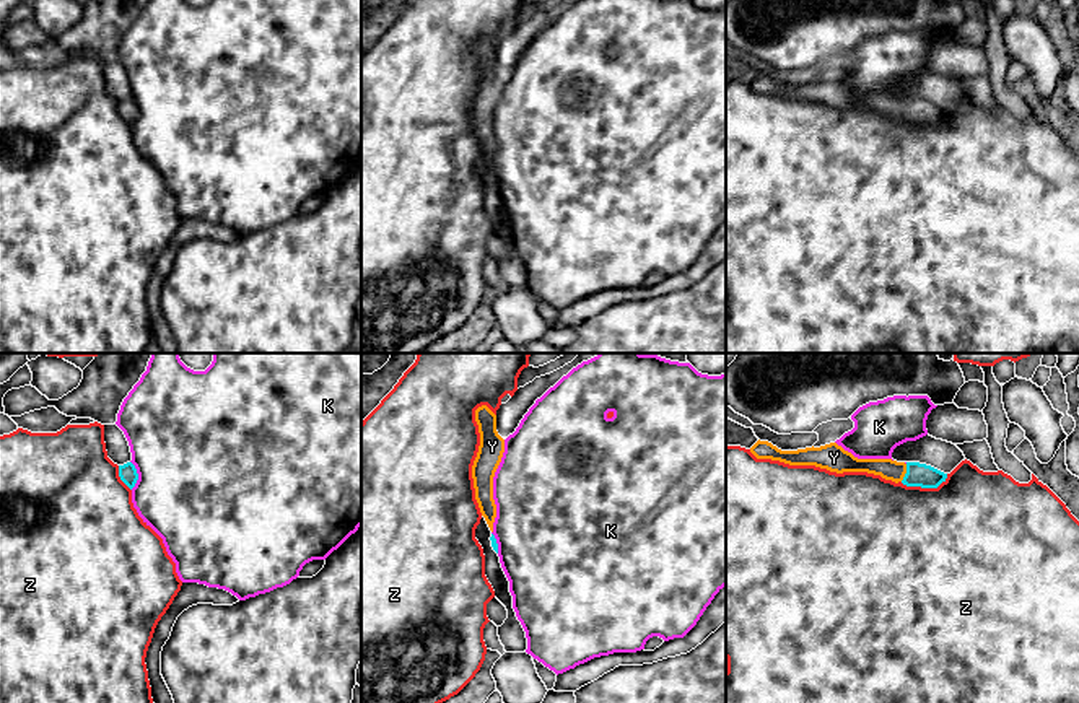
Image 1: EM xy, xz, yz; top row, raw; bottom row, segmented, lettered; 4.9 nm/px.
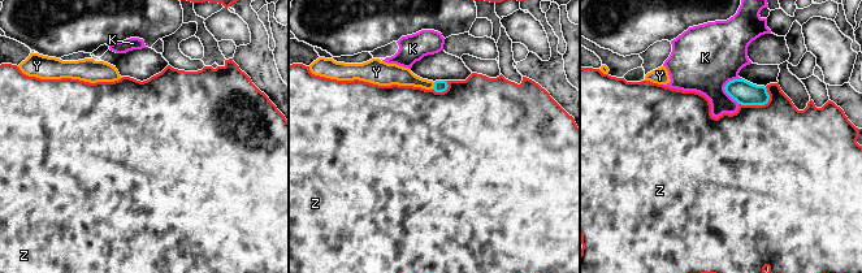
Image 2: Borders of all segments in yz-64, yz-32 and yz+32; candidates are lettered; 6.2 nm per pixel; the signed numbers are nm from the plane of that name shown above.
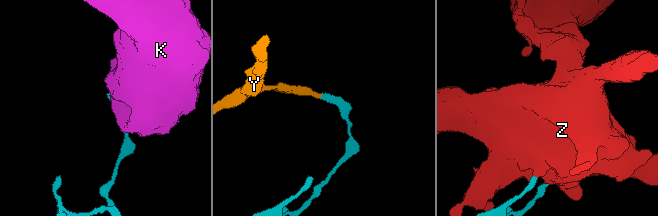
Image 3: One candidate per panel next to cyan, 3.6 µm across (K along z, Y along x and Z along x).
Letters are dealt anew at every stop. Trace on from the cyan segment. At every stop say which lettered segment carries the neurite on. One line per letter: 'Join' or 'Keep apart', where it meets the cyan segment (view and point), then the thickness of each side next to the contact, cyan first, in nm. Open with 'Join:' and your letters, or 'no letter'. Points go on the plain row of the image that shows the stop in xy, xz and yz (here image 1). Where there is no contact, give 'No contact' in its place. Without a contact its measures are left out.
Join: Y
K: Keep apart. Touches cyan at xy (137, 111). Thickness 90 nm (cyan) against 500 nm
Y: Join. Touches cyan at yz (907, 108). Thickness 120 nm (cyan) against 100 nm
Z: Keep apart. Touches cyan at yz (925, 122). Thickness 120 nm (cyan) against 500 nm

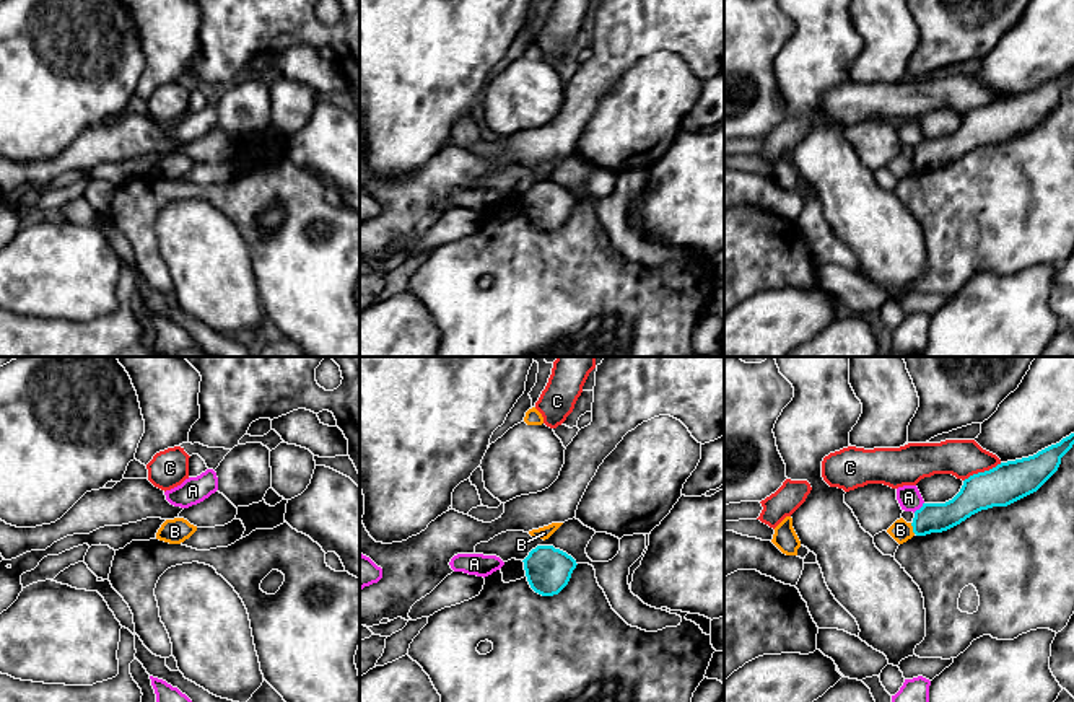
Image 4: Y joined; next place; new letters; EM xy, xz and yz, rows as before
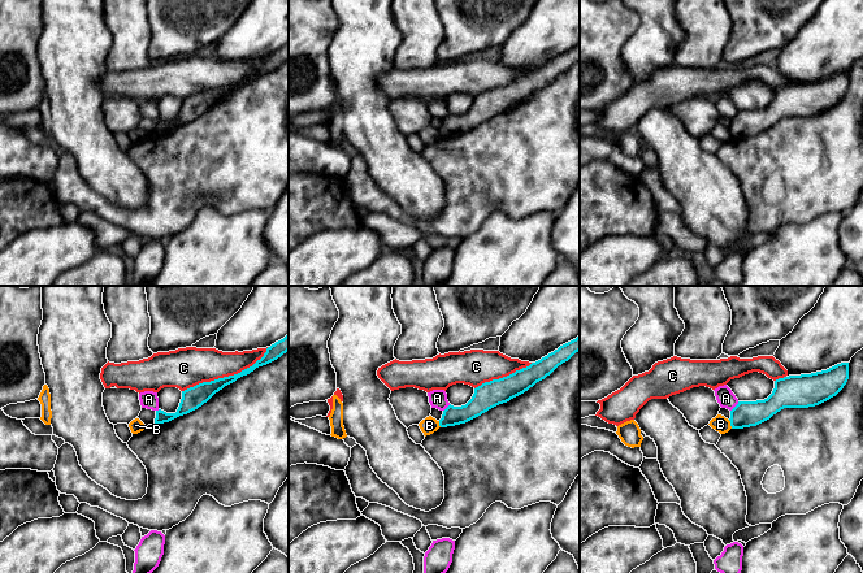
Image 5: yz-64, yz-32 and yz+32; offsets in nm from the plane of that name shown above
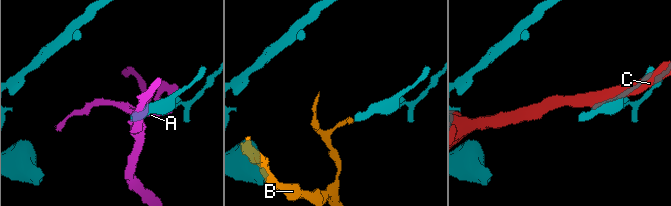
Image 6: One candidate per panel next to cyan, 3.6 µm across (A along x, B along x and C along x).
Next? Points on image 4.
Join: no letter
A: Keep apart. Touches cyan at yz (920, 144). Thickness 140 nm (cyan) against 120 nm
B: Keep apart. Touches cyan at yz (913, 163). Thickness 140 nm (cyan) against 100 nm
C: Keep apart. Touches cyan at yz (982, 108). Thickness 200 nm (cyan) against 190 nm

